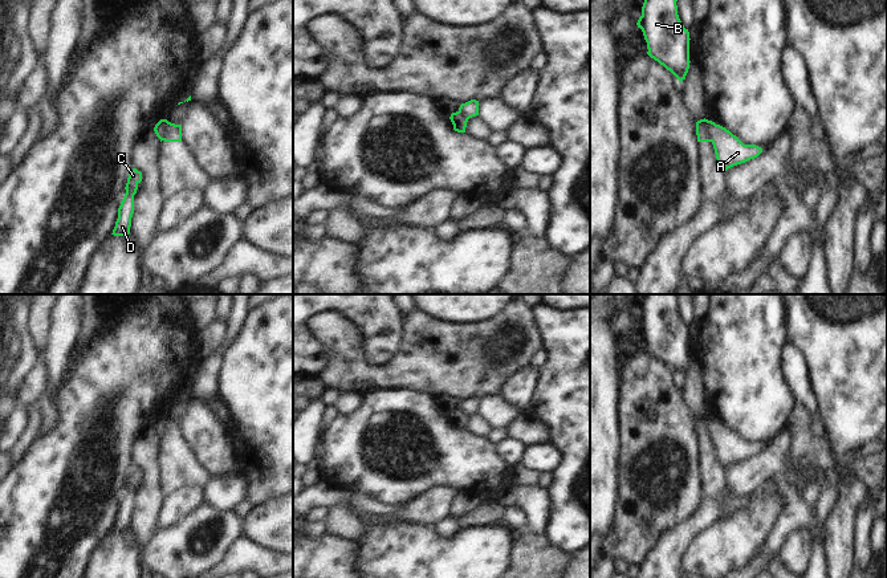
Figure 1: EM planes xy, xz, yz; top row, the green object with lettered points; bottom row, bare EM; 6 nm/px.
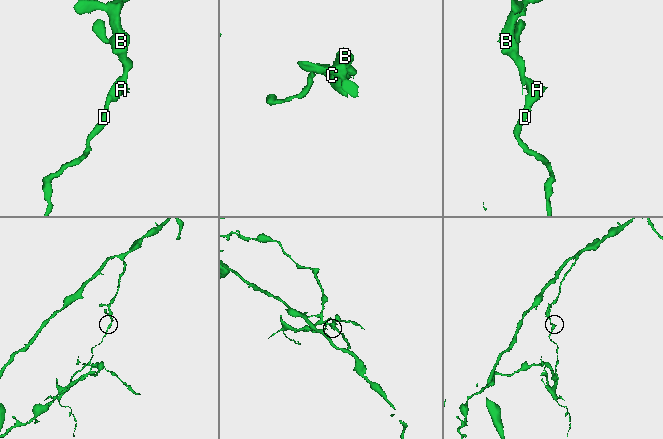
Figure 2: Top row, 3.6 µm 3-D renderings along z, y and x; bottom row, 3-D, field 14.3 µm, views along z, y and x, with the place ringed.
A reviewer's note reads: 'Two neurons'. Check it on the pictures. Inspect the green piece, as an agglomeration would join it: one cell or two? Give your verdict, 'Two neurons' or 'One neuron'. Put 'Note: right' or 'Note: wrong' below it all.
Two neurons.
Note: right

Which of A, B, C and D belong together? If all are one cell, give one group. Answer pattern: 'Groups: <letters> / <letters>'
Groups: A C D / B.

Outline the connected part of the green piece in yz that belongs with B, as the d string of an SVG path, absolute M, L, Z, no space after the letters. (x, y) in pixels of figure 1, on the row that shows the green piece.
M644 0L636 25L647 42L647 54L681 82L689 69L689 32L678 15L678 0Z

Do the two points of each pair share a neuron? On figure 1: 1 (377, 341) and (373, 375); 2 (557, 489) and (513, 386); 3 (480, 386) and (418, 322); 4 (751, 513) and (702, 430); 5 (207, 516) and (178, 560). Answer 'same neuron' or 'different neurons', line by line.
1: different neurons
2: different neurons
3: same neuron
4: different neurons
5: same neuron

